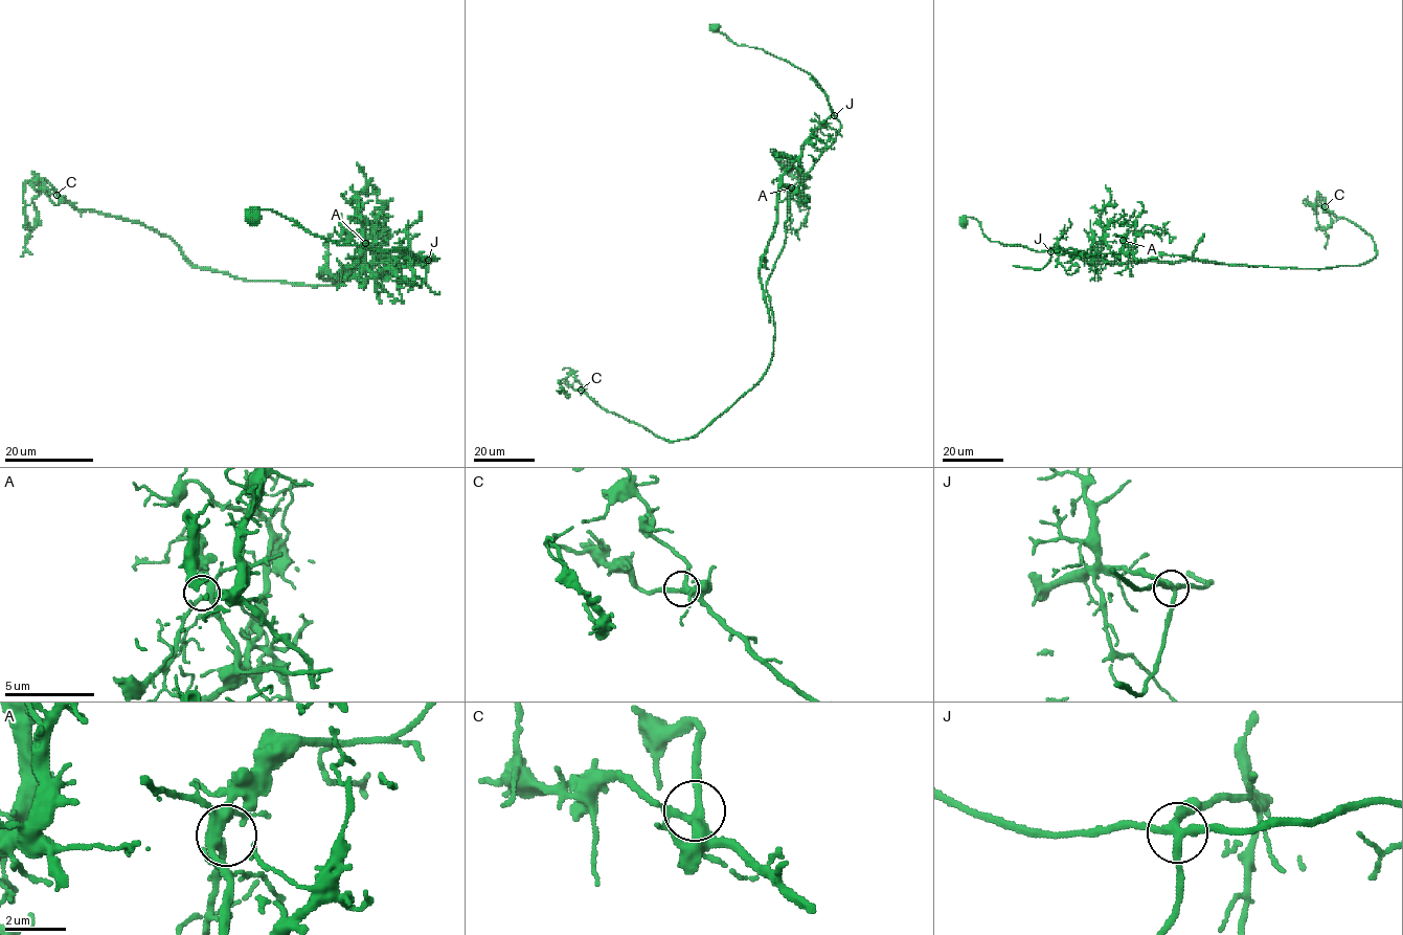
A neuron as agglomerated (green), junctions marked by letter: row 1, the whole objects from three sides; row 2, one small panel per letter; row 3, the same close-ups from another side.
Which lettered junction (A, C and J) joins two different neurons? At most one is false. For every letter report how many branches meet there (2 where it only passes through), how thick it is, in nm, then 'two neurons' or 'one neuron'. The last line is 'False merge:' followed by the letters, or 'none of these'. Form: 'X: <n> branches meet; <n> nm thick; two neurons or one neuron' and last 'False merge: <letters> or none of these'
A: 4 branches meet; 260 nm thick; one neuron
C: 4 branches meet; 280 nm thick; one neuron
J: 4 branches meet; 280 nm thick; two neurons
False merge: J

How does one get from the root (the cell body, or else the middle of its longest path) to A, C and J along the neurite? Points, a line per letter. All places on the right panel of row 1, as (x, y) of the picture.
A: (963, 222), (971, 217), (990, 240), (1036, 251), (1075, 248), (1090, 254), (1121, 253), (1123, 240)
C: (963, 222), (971, 217), (990, 240), (1036, 251), (1317, 269), (1372, 260), (1372, 237), (1325, 206)
J: (963, 222), (966, 217), (976, 219), (981, 232), (993, 242), (1051, 251)

